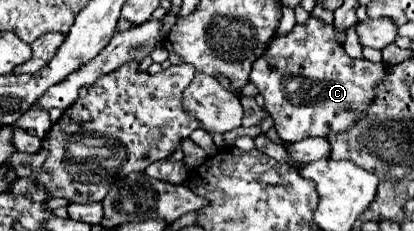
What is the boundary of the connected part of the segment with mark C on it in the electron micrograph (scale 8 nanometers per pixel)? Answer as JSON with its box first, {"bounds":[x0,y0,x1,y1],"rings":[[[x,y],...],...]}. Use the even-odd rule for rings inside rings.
{"bounds":[249,16,387,142],"rings":[[[311,16],[305,24],[295,24],[287,36],[271,40],[267,52],[255,60],[249,82],[255,84],[265,98],[265,108],[275,122],[277,136],[281,140],[297,142],[305,136],[329,136],[331,132],[347,132],[347,128],[351,128],[351,124],[355,124],[355,120],[367,112],[371,100],[375,100],[375,84],[379,84],[383,76],[387,76],[387,66],[383,62],[351,58],[335,40],[335,28]]]}

